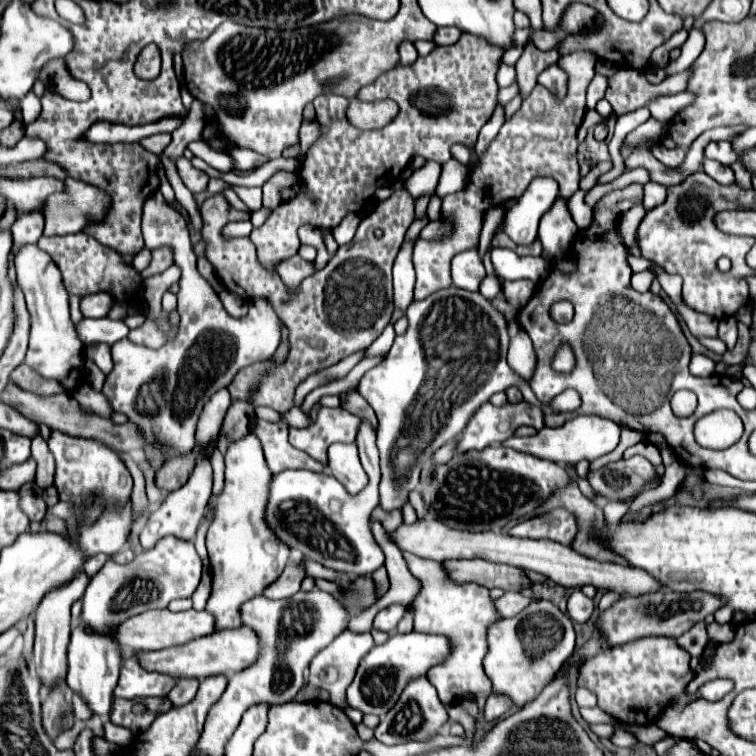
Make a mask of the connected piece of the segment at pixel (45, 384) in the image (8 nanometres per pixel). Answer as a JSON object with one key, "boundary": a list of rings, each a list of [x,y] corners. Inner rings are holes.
{"boundary":[[[20,364],[16,370],[12,370],[10,380],[14,384],[18,384],[20,388],[36,392],[36,394],[58,394],[58,392],[64,392],[56,382],[40,378],[40,374],[36,374],[32,368],[28,368],[24,364]]]}

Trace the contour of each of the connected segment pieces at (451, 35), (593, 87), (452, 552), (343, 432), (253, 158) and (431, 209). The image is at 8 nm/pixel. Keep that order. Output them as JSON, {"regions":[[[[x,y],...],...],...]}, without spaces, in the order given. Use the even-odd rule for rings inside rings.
{"regions":[[[[446,26],[446,28],[438,28],[436,34],[434,34],[434,42],[436,44],[454,44],[458,38],[460,38],[460,30],[454,28],[454,26]]],[[[594,76],[594,80],[592,80],[590,86],[588,86],[588,94],[586,94],[586,108],[588,108],[588,110],[592,110],[592,108],[596,106],[596,102],[598,102],[600,98],[604,98],[606,88],[608,88],[608,78],[604,78],[604,76]]],[[[418,520],[410,526],[402,524],[394,532],[390,532],[390,538],[402,552],[410,552],[420,558],[430,558],[438,562],[482,558],[488,562],[500,562],[500,564],[510,564],[510,566],[518,566],[524,570],[540,572],[548,580],[568,586],[568,588],[580,588],[584,584],[592,584],[596,588],[604,588],[604,590],[612,590],[612,592],[620,592],[628,596],[638,596],[638,594],[646,594],[646,592],[660,588],[660,584],[640,568],[602,564],[552,540],[530,540],[530,538],[516,538],[516,536],[506,536],[506,534],[496,534],[496,532],[462,532],[462,530],[452,530],[436,520]]],[[[320,408],[316,422],[306,428],[290,428],[290,442],[328,466],[328,446],[332,442],[354,442],[360,424],[362,420],[344,408]]],[[[234,148],[232,156],[234,156],[234,162],[236,162],[236,170],[240,170],[240,172],[246,172],[246,170],[250,170],[256,164],[268,162],[266,156],[258,154],[254,150],[248,150],[248,148]]],[[[435,194],[432,195],[428,207],[427,207],[427,216],[430,221],[438,220],[441,216],[441,205],[442,205],[442,199]]]]}

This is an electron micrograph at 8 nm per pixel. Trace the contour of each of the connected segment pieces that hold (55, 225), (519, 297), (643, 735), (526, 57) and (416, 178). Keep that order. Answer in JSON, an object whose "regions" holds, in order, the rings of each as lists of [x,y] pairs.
{"regions":[[[[66,178],[64,186],[66,188],[62,192],[50,194],[44,202],[44,236],[82,232],[84,226],[88,226],[90,218],[98,220],[106,208],[108,196],[102,190],[72,178]]],[[[506,280],[504,296],[516,310],[520,310],[520,306],[524,306],[524,302],[534,294],[534,288],[536,284],[532,280]]],[[[650,724],[650,726],[626,726],[626,728],[628,728],[630,732],[634,732],[642,744],[650,744],[650,746],[654,746],[656,742],[664,740],[666,736],[670,736],[668,732],[664,732],[664,730],[658,728],[656,724]]],[[[532,44],[526,46],[524,54],[520,56],[520,60],[516,62],[516,72],[518,72],[518,88],[520,88],[520,96],[522,100],[528,98],[528,94],[532,92],[532,88],[536,86],[536,78],[538,74],[554,64],[558,60],[556,50],[550,52],[540,52],[538,48],[534,48]]],[[[427,160],[426,163],[420,168],[415,170],[412,174],[412,180],[408,180],[406,190],[418,198],[422,194],[432,194],[436,188],[436,182],[439,181],[441,174],[441,165],[432,160]]]]}

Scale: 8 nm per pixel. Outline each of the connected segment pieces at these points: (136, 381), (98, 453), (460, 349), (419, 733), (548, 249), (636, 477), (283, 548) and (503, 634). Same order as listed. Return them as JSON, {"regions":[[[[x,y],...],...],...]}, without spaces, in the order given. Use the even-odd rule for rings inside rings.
{"regions":[[[[160,192],[144,202],[142,234],[150,250],[164,244],[174,248],[174,264],[182,268],[178,292],[178,314],[182,324],[176,338],[158,350],[132,344],[128,338],[116,342],[112,346],[114,368],[106,376],[102,392],[110,400],[114,412],[126,414],[148,438],[152,436],[160,444],[170,444],[170,456],[186,454],[196,444],[196,422],[210,396],[226,388],[242,368],[264,362],[276,352],[280,344],[280,318],[268,298],[250,300],[250,312],[244,318],[232,318],[224,310],[212,286],[196,270],[196,254],[192,250],[186,218],[172,208]]],[[[52,430],[48,446],[56,458],[54,486],[58,488],[60,498],[62,500],[70,500],[70,498],[80,500],[80,498],[90,496],[90,494],[96,496],[92,508],[88,508],[82,514],[84,522],[92,522],[94,518],[98,518],[106,504],[122,506],[130,498],[132,476],[130,476],[128,468],[124,466],[124,462],[120,460],[120,456],[114,450],[110,450],[106,444],[100,444],[100,442],[88,440],[88,438],[74,438],[74,436]]],[[[456,286],[438,290],[424,300],[414,300],[408,310],[408,332],[398,336],[386,356],[386,360],[368,370],[360,384],[360,396],[374,408],[378,416],[378,450],[380,450],[380,468],[382,468],[382,482],[380,482],[380,506],[384,510],[402,508],[408,500],[408,492],[418,484],[420,468],[424,462],[432,458],[432,454],[444,446],[446,442],[454,440],[468,424],[472,414],[490,400],[492,394],[506,390],[508,386],[518,386],[524,394],[524,400],[530,404],[538,404],[536,396],[522,382],[508,366],[506,352],[508,352],[508,330],[500,312],[480,294],[460,290]]],[[[428,678],[412,680],[406,688],[396,706],[380,720],[374,736],[384,744],[404,744],[404,742],[426,742],[436,736],[444,724],[448,724],[448,712],[442,706],[436,688],[428,682]]],[[[558,196],[556,202],[552,204],[552,208],[548,210],[548,214],[544,214],[540,220],[538,238],[542,240],[546,254],[554,254],[554,256],[566,254],[566,250],[570,248],[570,244],[578,232],[578,226],[572,220],[566,202],[568,200]]],[[[640,456],[630,460],[618,460],[588,472],[588,482],[596,494],[616,500],[632,500],[642,492],[642,486],[652,480],[654,466]]],[[[248,434],[238,442],[230,442],[226,452],[226,486],[220,496],[214,496],[210,504],[216,508],[214,520],[206,534],[206,548],[212,564],[212,594],[206,610],[216,620],[216,630],[240,628],[240,606],[276,582],[286,562],[290,560],[290,548],[280,542],[266,524],[266,504],[272,472],[264,460],[260,442]]],[[[540,600],[528,606],[516,618],[496,622],[496,626],[488,630],[488,644],[490,652],[484,658],[484,670],[492,680],[494,692],[508,694],[516,706],[524,706],[540,694],[540,690],[558,674],[564,660],[570,658],[576,646],[576,632],[572,620],[558,606],[554,606],[550,600]],[[524,636],[534,636],[534,642],[544,642],[544,652],[540,656],[528,654]]]]}

